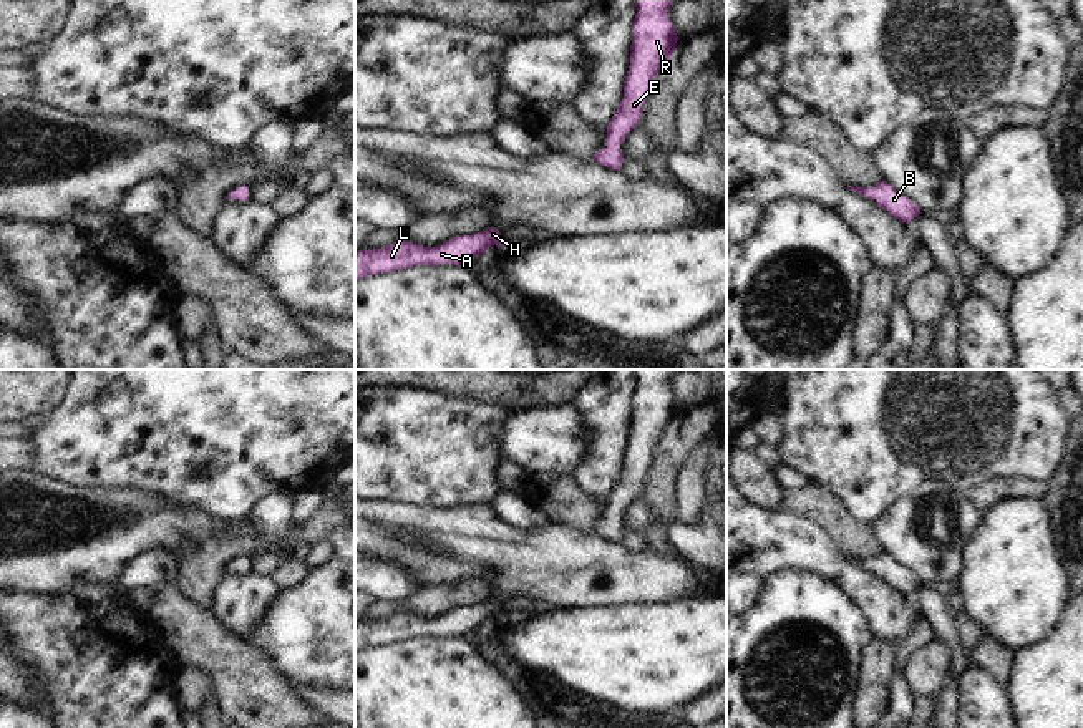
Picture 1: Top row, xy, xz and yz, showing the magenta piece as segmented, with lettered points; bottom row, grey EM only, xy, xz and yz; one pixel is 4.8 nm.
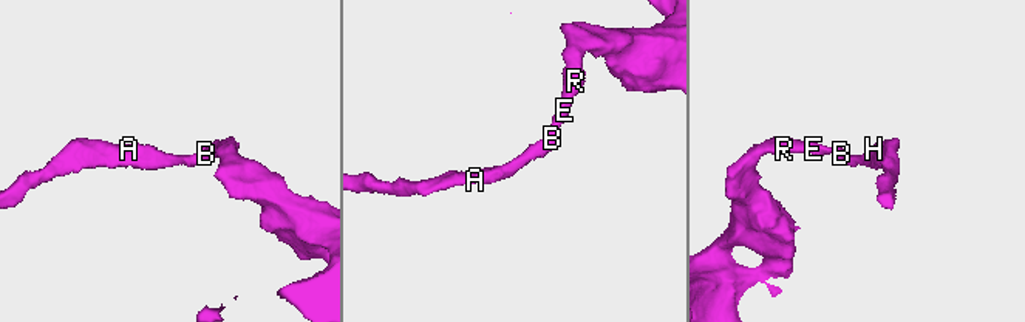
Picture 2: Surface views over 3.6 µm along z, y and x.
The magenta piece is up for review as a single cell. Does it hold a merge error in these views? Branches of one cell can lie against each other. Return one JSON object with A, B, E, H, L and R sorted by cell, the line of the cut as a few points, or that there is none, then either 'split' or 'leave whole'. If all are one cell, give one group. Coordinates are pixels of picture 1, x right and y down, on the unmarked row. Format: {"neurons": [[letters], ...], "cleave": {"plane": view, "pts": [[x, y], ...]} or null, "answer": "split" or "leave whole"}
{"neurons": [["A", "B", "E", "H", "L", "R"]], "cleave": null, "answer": "leave whole"}

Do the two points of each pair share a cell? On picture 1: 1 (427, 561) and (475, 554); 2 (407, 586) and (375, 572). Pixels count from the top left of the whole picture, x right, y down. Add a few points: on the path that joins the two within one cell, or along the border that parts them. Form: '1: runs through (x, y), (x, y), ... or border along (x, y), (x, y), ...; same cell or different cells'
1: runs through (438, 554), (463, 554); same cell
2: runs through (398, 584), (383, 581); same cell

